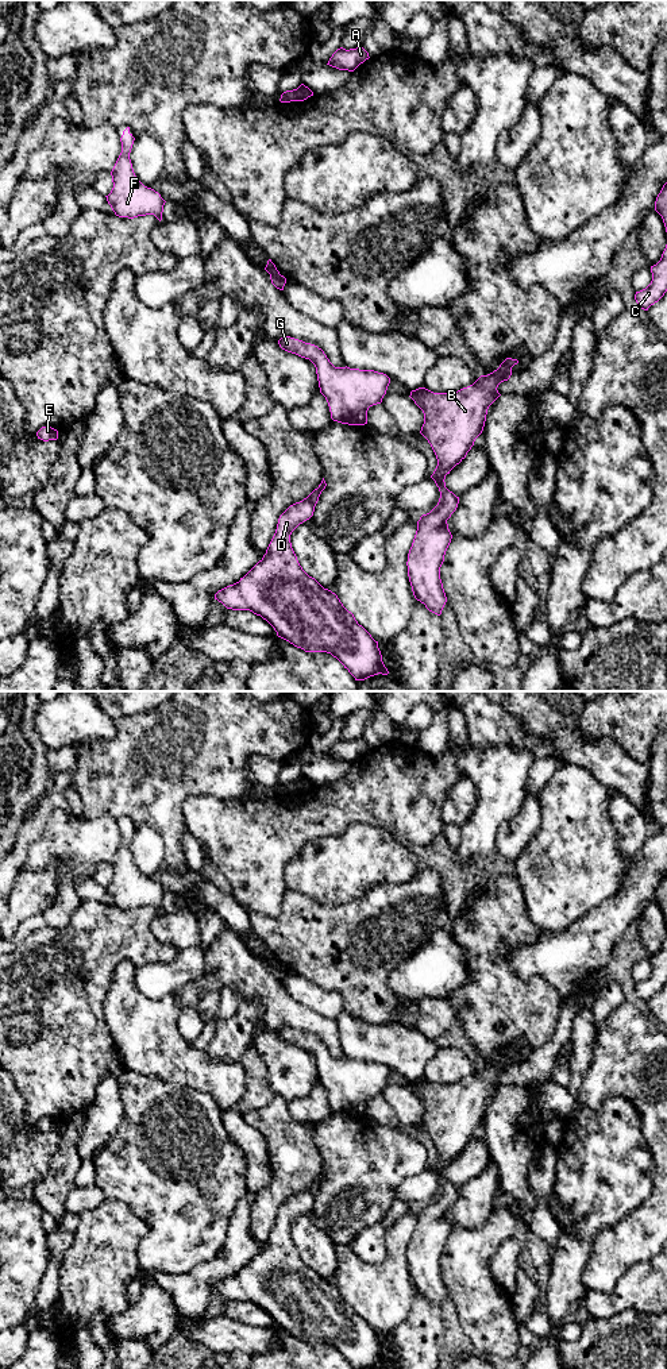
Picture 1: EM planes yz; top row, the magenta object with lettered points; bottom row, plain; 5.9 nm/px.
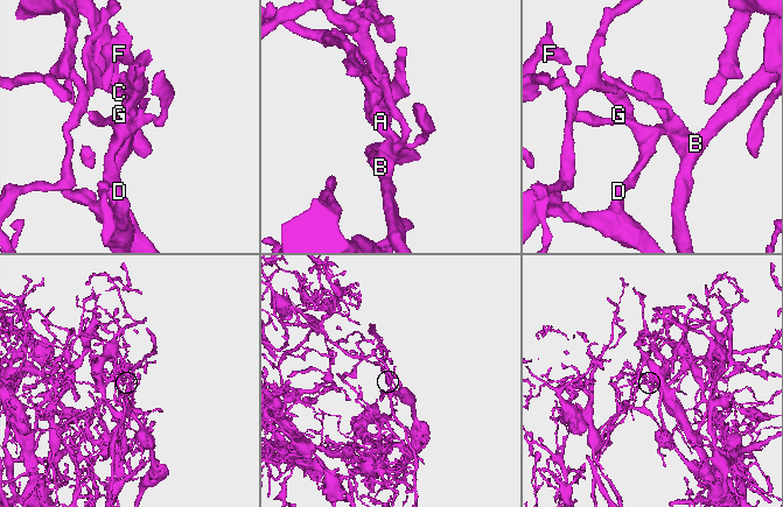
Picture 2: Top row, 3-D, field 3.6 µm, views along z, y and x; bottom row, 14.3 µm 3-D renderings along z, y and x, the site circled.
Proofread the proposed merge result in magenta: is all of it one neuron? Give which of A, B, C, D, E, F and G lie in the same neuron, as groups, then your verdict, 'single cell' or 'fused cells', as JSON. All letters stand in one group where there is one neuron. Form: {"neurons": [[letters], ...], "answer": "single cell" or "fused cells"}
{"neurons": [["A", "C", "D", "E", "F", "G"], ["B"]], "answer": "fused cells"}

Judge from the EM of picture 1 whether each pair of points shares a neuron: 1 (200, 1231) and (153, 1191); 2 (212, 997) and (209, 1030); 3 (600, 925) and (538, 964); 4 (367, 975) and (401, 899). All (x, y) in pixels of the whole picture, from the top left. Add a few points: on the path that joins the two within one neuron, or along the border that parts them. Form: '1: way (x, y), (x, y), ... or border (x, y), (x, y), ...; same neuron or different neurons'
1: way (188, 1221), (184, 1217), (176, 1215), (165, 1203); same neuron
2: border (222, 994), (216, 1017), (204, 1025); different neurons
3: way (585, 937), (565, 957), (552, 957); same neuron
4: way (367, 956), (367, 944), (393, 918); same neuron

